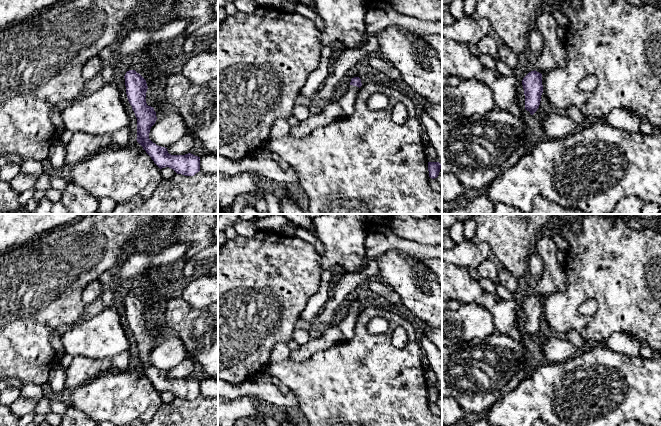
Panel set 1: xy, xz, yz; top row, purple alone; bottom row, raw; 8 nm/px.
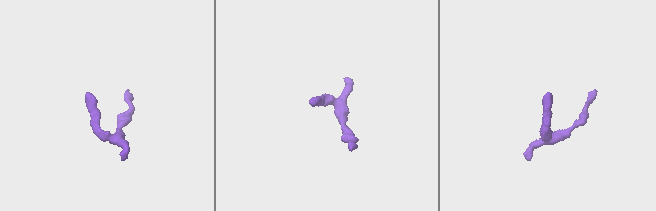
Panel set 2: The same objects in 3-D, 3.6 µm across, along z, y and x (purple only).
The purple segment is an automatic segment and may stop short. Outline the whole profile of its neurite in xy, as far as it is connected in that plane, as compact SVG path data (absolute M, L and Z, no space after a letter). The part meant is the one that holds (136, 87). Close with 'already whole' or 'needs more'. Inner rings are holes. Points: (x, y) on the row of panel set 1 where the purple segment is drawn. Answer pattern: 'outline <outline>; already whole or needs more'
outline M135 70L127 71L124 78L127 98L137 118L137 142L160 169L169 167L177 174L194 176L200 171L200 157L191 153L171 155L167 148L158 146L149 139L150 129L157 117L154 108L146 103L146 80Z; already whole

